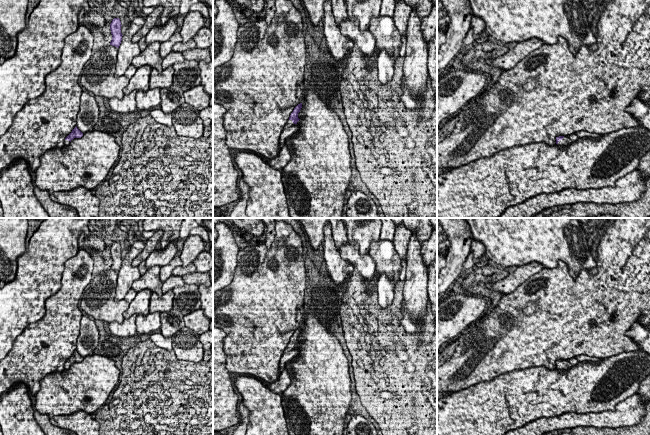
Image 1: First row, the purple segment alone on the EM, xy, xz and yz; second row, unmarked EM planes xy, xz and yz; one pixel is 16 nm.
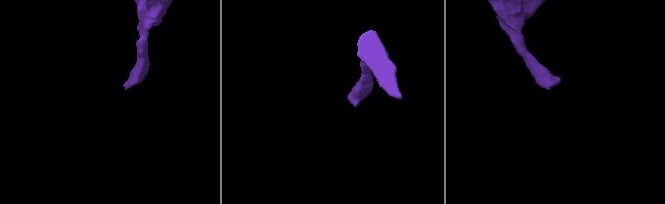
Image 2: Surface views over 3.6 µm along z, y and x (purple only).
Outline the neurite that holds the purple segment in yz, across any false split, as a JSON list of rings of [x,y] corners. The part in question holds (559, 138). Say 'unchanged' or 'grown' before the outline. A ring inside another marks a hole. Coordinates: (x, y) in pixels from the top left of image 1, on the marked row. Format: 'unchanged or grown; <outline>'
grown; [[[573,133],[568,136],[559,136],[556,137],[556,144],[559,146],[567,146],[568,144],[575,142],[578,139],[578,136]]]

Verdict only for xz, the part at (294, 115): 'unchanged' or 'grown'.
grown

